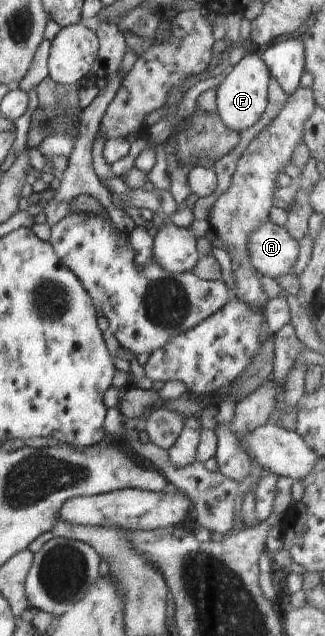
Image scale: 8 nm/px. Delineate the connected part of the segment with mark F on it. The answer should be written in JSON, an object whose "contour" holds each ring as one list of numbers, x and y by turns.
{"contour":[[254,50,241,58,235,66,230,66,223,82,216,90,216,112,227,128,240,133,242,130,251,128,261,118,269,102,267,99,269,80,271,80,269,69]]}

